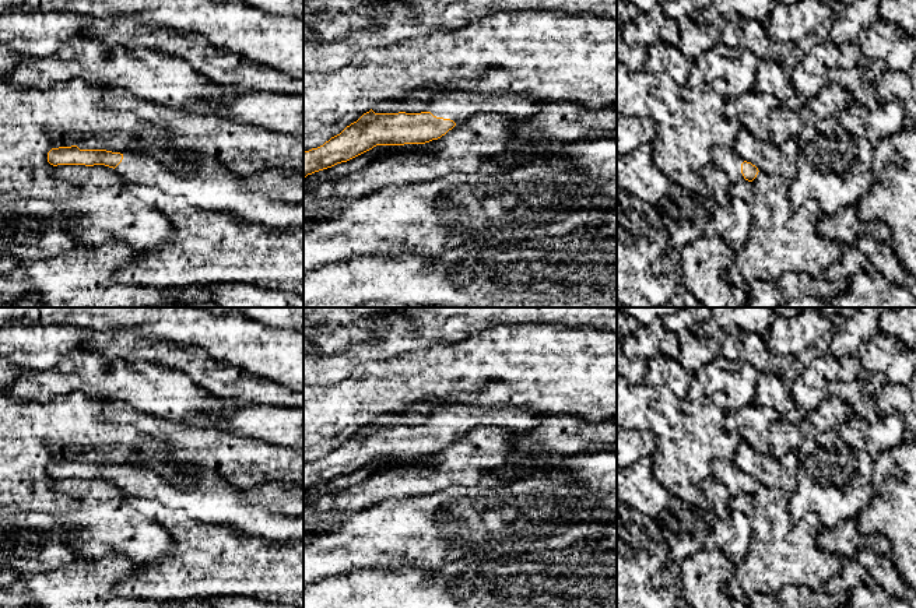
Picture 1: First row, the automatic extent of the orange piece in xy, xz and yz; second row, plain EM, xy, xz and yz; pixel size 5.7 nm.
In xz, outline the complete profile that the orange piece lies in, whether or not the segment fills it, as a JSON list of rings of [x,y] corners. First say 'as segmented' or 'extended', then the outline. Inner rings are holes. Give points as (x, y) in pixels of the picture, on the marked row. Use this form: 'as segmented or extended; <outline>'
extended; [[[452,89],[436,94],[421,113],[375,113],[371,109],[323,145],[303,151],[303,178],[347,162],[376,145],[425,144],[438,140],[457,123],[478,113],[526,119],[538,113],[543,103],[526,101],[513,92]]]

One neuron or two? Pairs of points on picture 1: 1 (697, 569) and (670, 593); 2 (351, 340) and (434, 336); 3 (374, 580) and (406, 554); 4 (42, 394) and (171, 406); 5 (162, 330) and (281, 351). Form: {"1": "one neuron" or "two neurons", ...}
{"1": "two neurons", "2": "one neuron", "3": "two neurons", "4": "one neuron", "5": "one neuron"}

